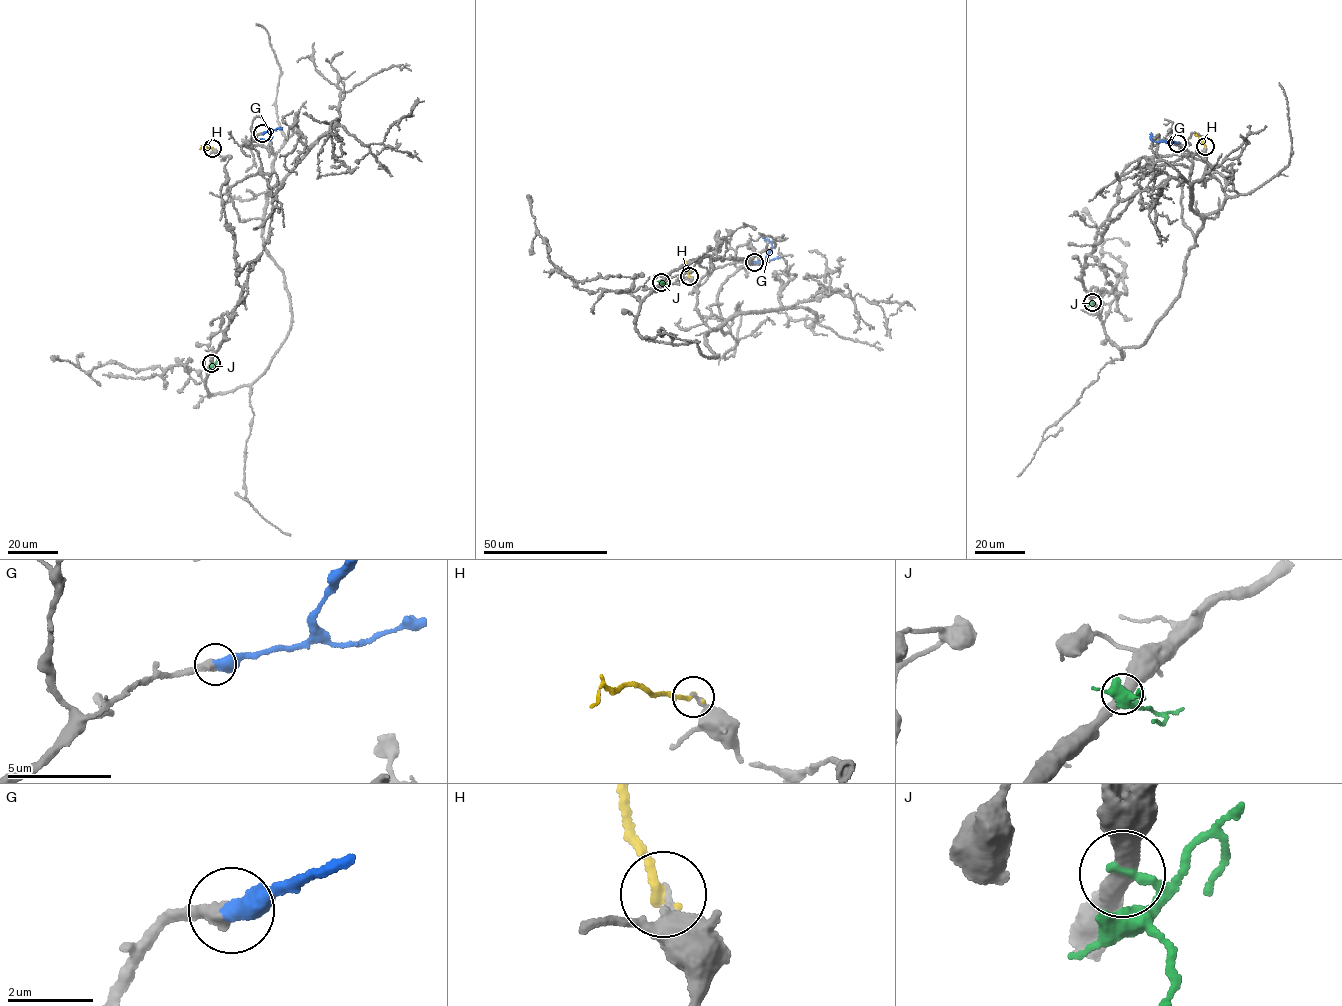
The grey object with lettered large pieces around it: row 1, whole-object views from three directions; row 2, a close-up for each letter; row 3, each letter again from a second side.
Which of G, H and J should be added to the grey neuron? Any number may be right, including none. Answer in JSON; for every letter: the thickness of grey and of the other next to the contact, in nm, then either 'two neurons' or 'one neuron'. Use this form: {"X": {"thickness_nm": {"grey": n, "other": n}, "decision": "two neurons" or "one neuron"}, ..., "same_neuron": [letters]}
{"G": {"thickness_nm": {"grey": 360, "other": 550}, "decision": "one neuron"}, "H": {"thickness_nm": {"grey": 200, "other": 240}, "decision": "two neurons"}, "J": {"thickness_nm": {"grey": 440, "other": 200}, "decision": "two neurons"}, "same_neuron": ["G"]}

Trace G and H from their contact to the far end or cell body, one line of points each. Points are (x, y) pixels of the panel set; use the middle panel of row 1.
G: (754, 262), (765, 259), (772, 248), (763, 237)
H: (689, 276), (683, 260)

